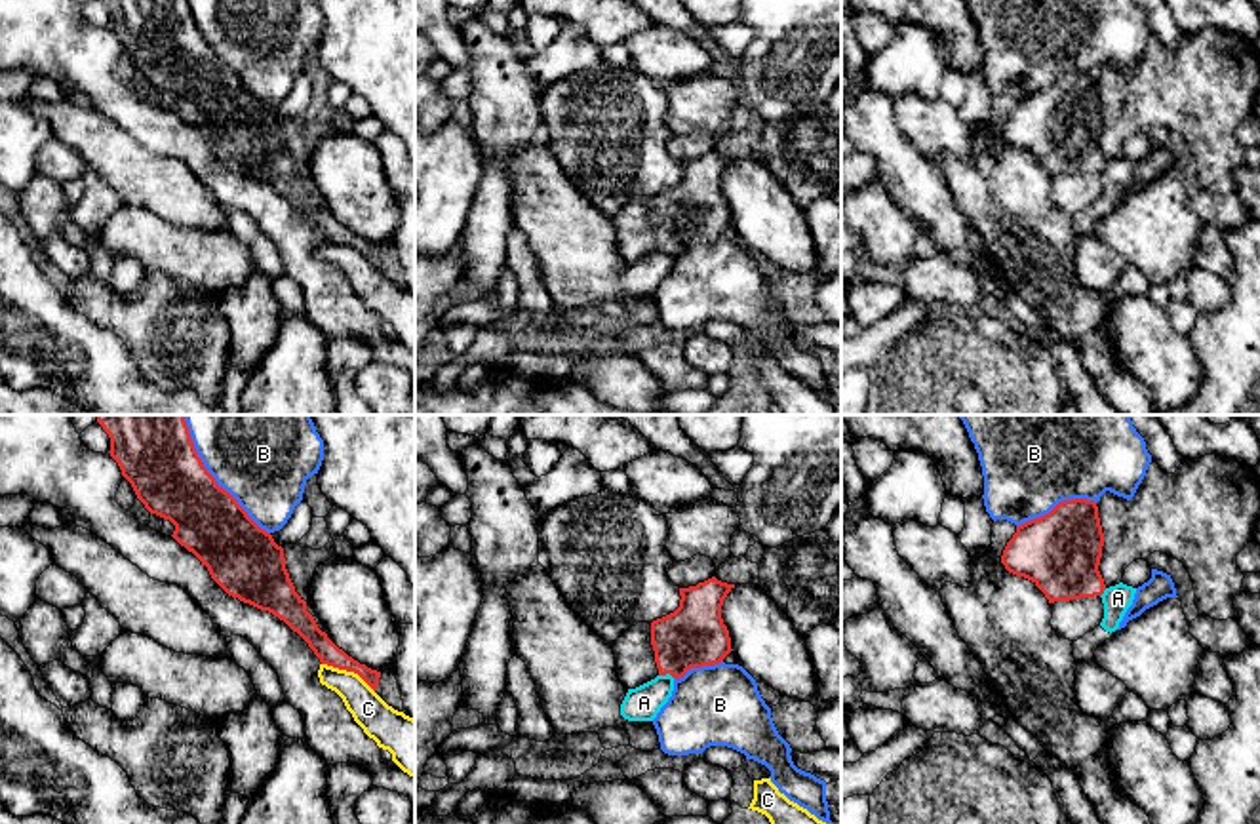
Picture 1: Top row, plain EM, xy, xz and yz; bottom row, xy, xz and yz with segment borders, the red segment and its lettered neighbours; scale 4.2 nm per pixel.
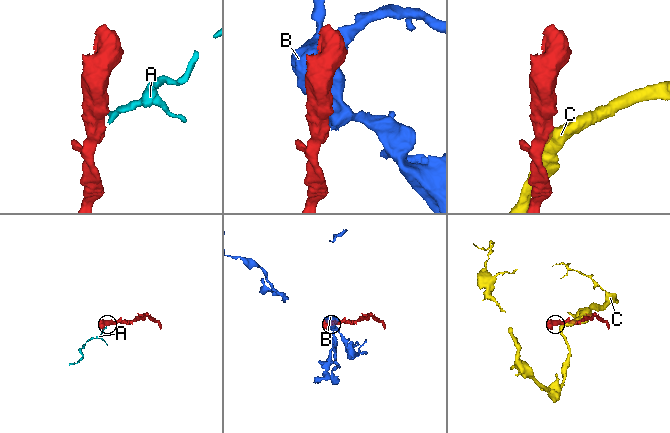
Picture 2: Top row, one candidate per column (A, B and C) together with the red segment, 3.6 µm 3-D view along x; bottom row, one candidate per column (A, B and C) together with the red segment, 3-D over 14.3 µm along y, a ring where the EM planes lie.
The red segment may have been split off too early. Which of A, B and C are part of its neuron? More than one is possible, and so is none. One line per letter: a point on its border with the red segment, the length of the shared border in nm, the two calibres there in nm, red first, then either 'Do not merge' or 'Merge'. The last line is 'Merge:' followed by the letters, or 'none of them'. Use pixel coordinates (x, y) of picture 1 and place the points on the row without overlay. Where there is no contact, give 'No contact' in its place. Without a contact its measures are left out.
A: Touches red at xz (667, 246). Shared border 70 nm. Thickness 260 nm (red) against 150 nm. Do not merge
B: Touches red at xy (216, 56). Shared border 550 nm. Thickness 320 nm (red) against 360 nm. Do not merge
C: Touches red at xy (349, 244). Shared border 260 nm. Thickness 90 nm (red) against 150 nm. Do not merge
Merge: none of them

